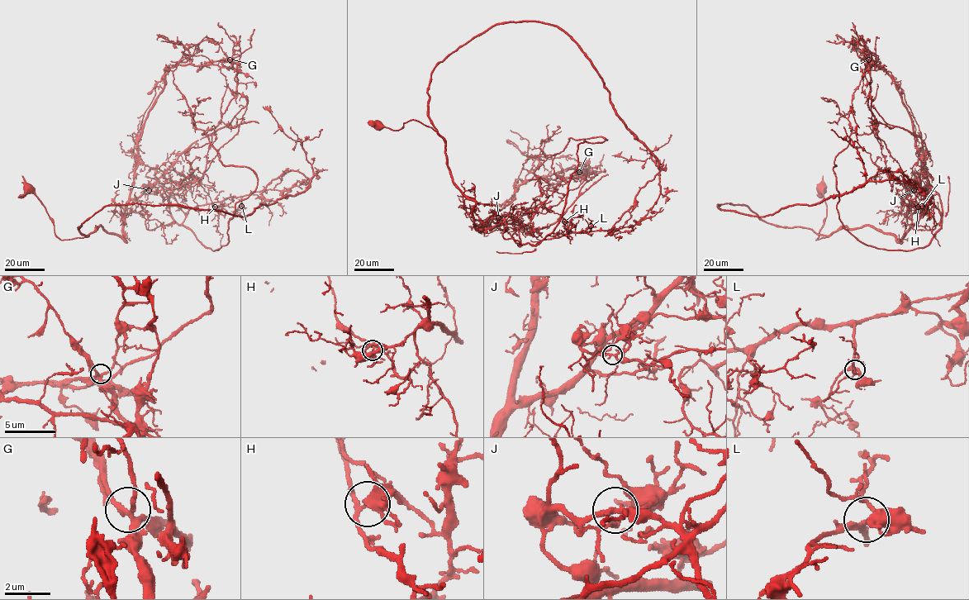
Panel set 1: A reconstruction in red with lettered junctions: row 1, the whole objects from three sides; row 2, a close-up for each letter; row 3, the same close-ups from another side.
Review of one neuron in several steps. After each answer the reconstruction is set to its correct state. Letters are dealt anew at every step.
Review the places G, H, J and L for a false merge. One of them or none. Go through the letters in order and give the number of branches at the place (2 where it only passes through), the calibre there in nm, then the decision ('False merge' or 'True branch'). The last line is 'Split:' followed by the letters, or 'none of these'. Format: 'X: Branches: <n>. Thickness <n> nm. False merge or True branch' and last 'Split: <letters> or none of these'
G: Branches: 4. Thickness 280 nm. True branch
H: Branches: 4. Thickness 280 nm. False merge
J: Branches: 4. Thickness 240 nm. True branch
L: Branches: 4. Thickness 220 nm. True branch
Split: H

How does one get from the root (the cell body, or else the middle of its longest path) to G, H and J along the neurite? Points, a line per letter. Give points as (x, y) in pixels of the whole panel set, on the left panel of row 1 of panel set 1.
G: (30, 190), (61, 240), (86, 237), (101, 226), (125, 241), (137, 139), (165, 73), (230, 59)
H: (30, 190), (61, 240), (86, 237), (101, 226), (125, 241), (130, 201), (185, 183), (199, 183), (215, 207)
J: (30, 190), (61, 240), (86, 237), (101, 226), (125, 241), (126, 203), (154, 193), (149, 190)

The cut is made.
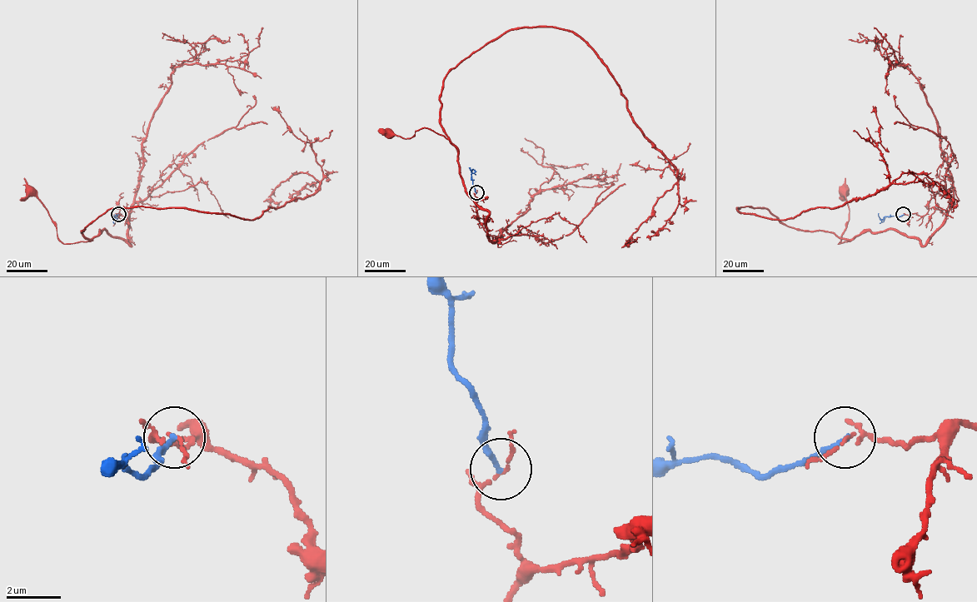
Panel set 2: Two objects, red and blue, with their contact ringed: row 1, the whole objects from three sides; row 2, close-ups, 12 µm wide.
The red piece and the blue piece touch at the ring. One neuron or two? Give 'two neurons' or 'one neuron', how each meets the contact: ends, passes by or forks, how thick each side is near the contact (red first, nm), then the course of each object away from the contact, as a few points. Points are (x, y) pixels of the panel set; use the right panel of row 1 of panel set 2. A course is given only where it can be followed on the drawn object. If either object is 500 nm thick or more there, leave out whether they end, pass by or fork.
two neurons | red passes by | blue ends | 100/190 nm | red via (904, 214), (924, 216), (934, 207), (945, 221), (923, 246), (893, 230), (838, 244), (849, 220), (843, 192) | blue via (904, 214), (881, 219), (878, 213)

